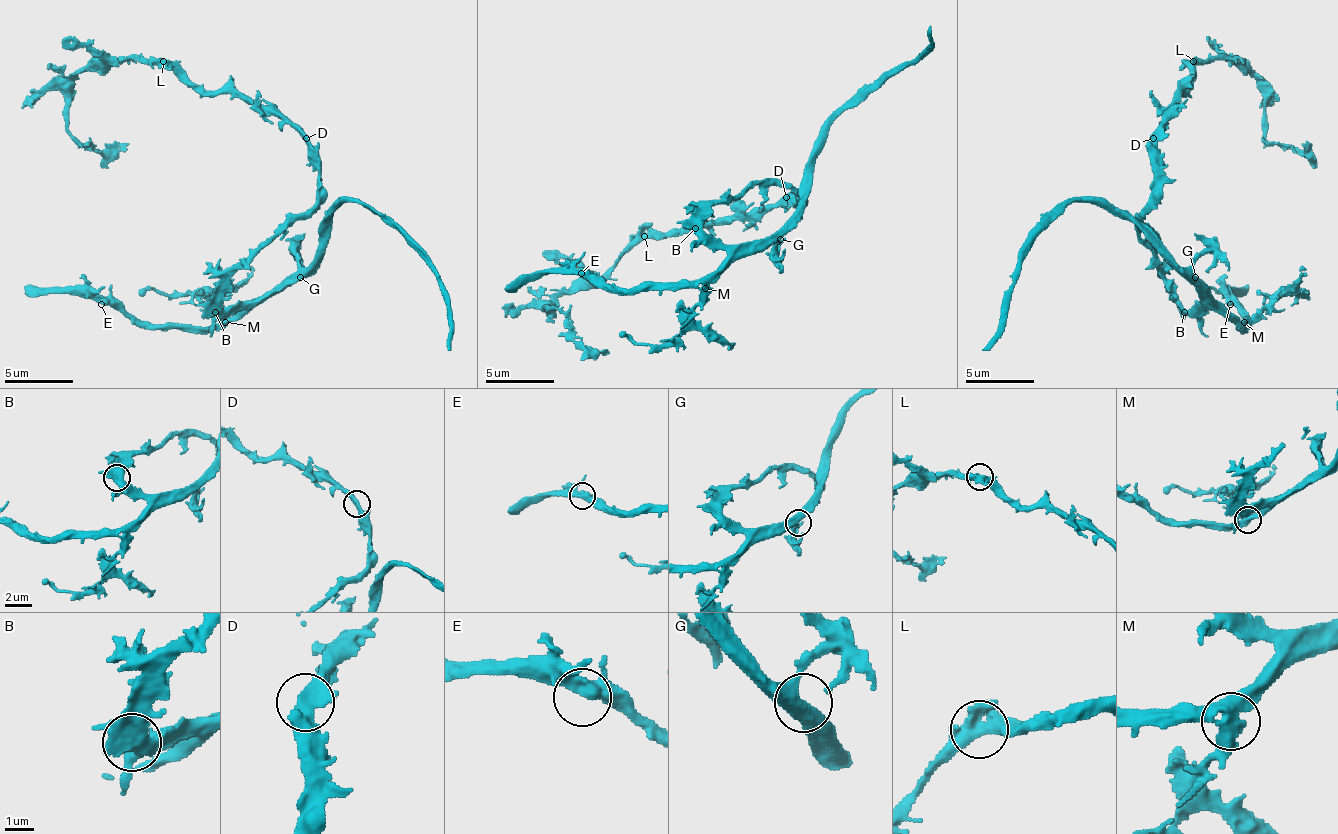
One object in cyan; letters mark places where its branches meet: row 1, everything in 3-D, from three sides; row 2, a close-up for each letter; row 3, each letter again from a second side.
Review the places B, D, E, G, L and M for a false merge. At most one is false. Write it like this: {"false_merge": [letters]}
{"false_merge": []}

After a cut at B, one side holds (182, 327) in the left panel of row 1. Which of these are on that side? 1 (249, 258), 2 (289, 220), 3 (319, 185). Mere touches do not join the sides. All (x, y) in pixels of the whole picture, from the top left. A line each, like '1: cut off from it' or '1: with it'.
1: cut off from it
2: cut off from it
3: cut off from it

